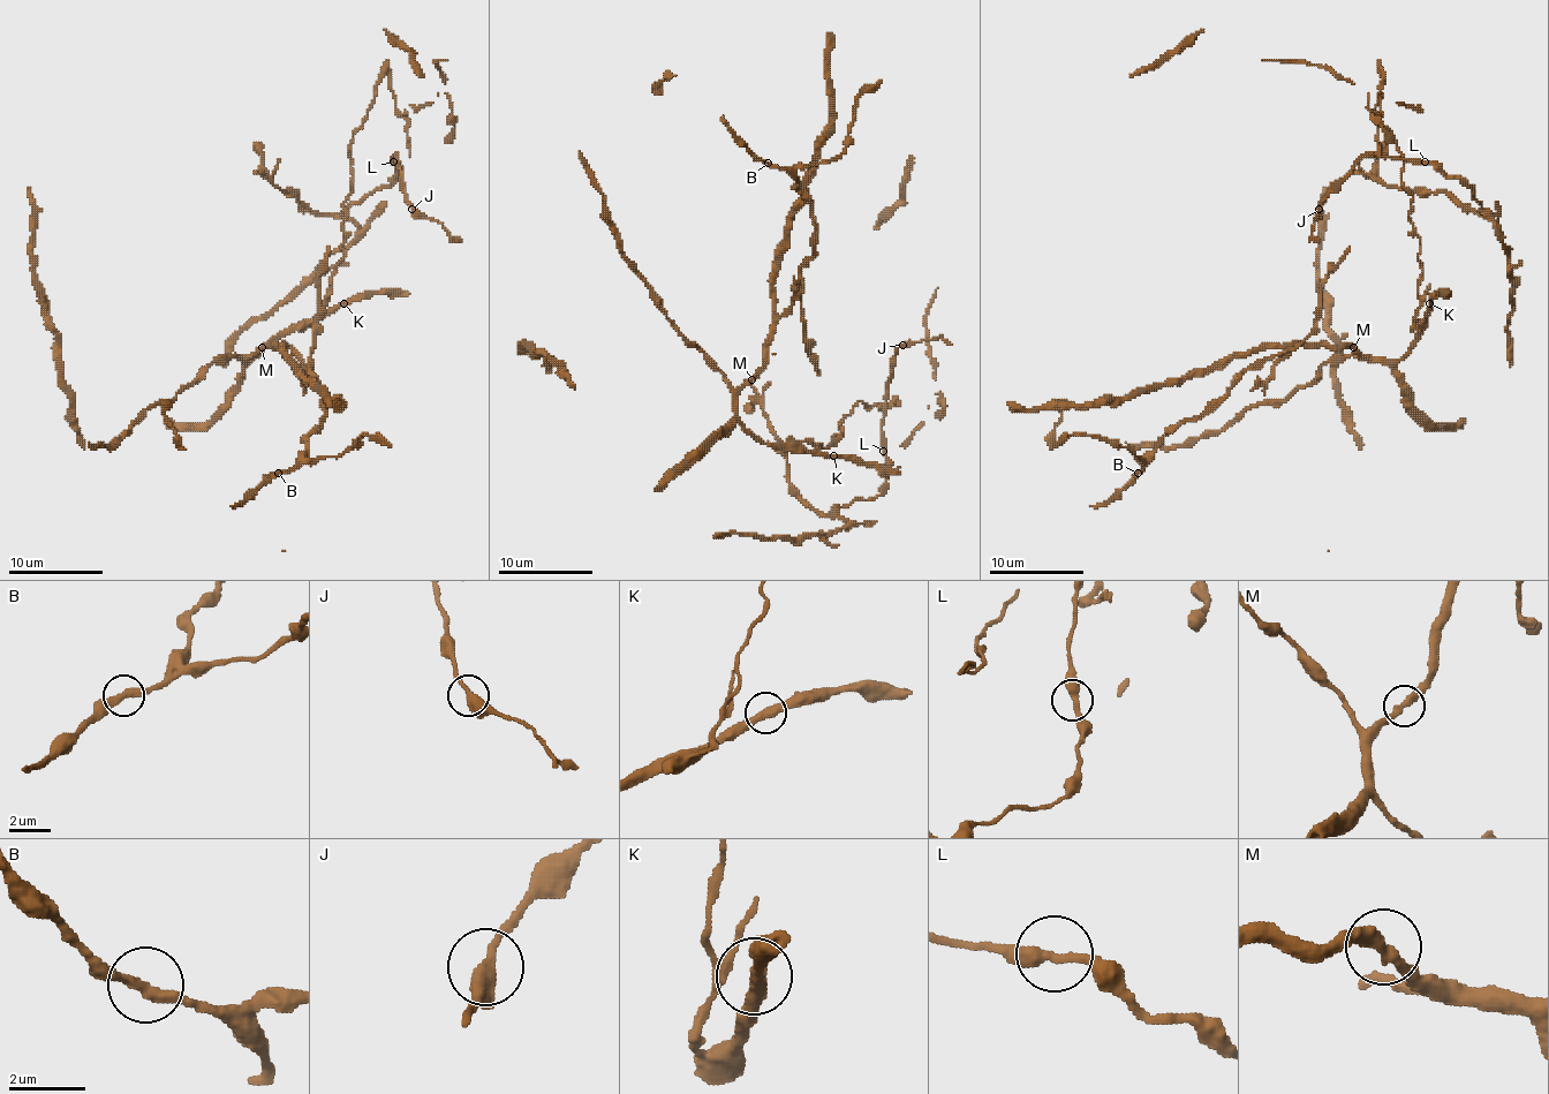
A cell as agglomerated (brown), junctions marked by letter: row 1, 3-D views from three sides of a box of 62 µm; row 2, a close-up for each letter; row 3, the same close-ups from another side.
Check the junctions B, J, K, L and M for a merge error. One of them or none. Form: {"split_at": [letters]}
{"split_at": []}

